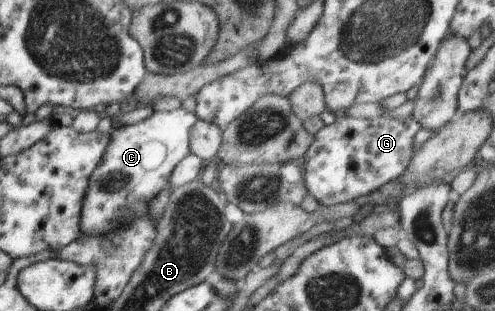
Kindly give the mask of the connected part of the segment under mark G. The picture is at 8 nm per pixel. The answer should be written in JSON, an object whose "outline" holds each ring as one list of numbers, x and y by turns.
{"outline":[[391,114,382,115,376,118,353,118,344,116,337,118,333,124,323,126,315,140,311,142,305,152,305,163,303,169,303,184,307,186,307,192,313,196,321,205,332,206,350,201,357,201,361,196,381,189,391,181,399,179,405,172,409,160,414,154,413,142,415,134,421,130,419,122,415,118,393,118]]}

